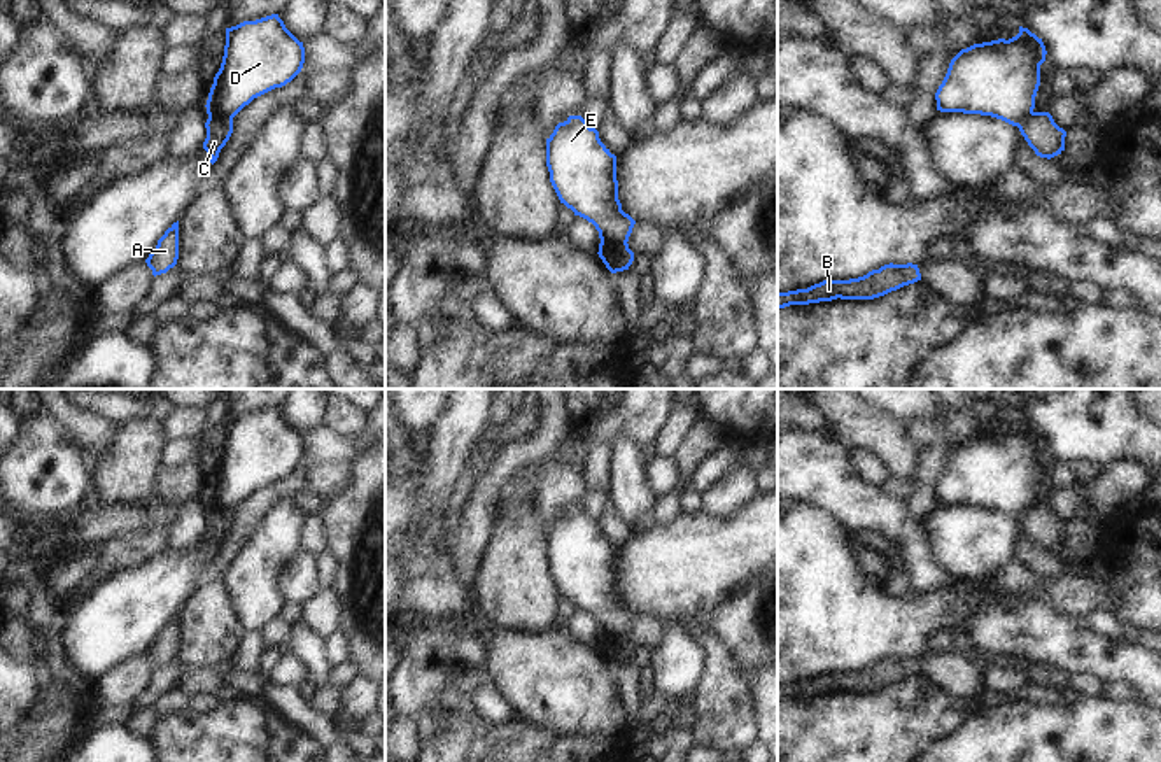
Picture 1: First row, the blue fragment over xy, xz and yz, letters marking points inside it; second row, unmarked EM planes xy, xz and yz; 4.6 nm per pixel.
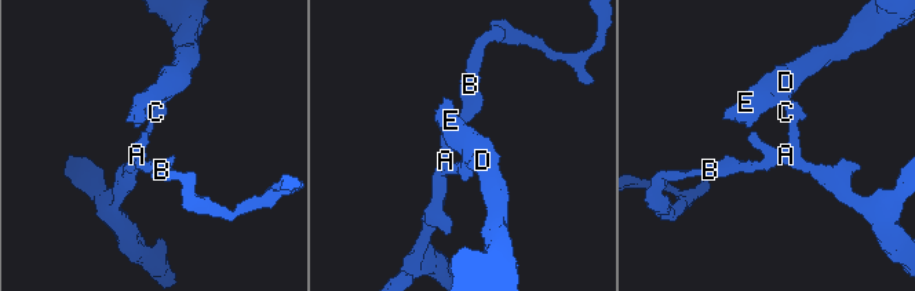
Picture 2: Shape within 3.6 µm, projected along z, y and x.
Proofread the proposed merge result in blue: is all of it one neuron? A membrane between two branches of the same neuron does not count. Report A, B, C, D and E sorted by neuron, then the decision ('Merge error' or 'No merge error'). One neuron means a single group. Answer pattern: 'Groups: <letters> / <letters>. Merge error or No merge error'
Groups: A B C / D E. Merge error

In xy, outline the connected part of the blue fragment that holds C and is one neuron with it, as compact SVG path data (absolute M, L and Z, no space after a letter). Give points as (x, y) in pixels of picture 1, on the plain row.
M208 508L205 520L207 531L203 534L203 541L208 545L210 555L214 557L219 550L221 541L226 538L233 526L233 512Z

